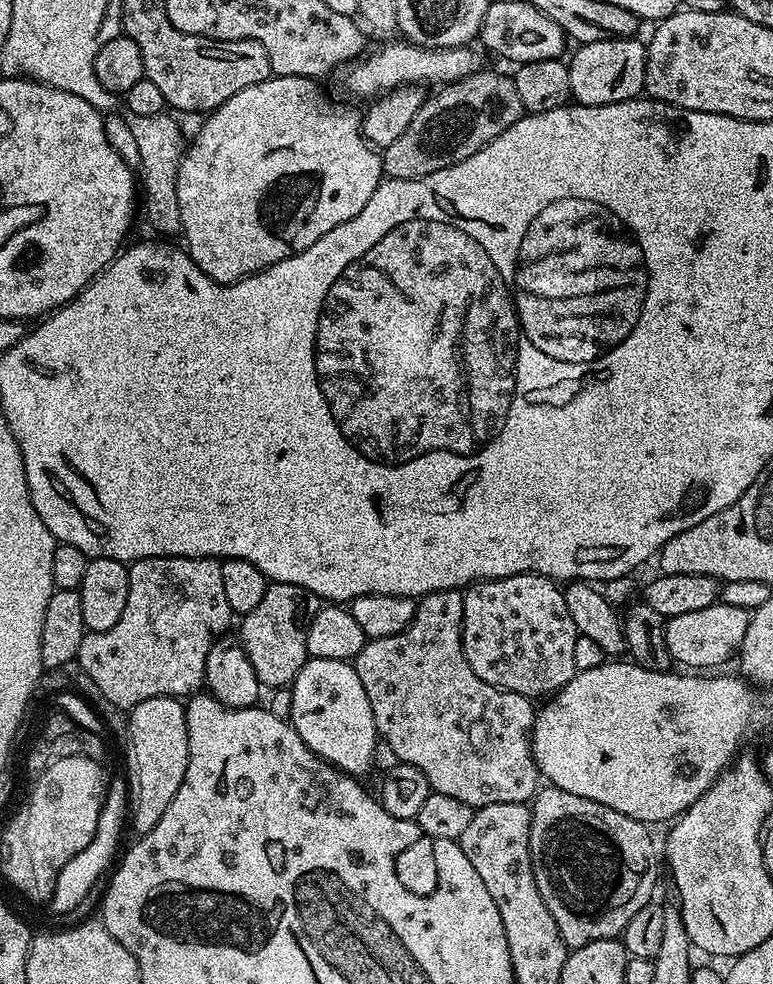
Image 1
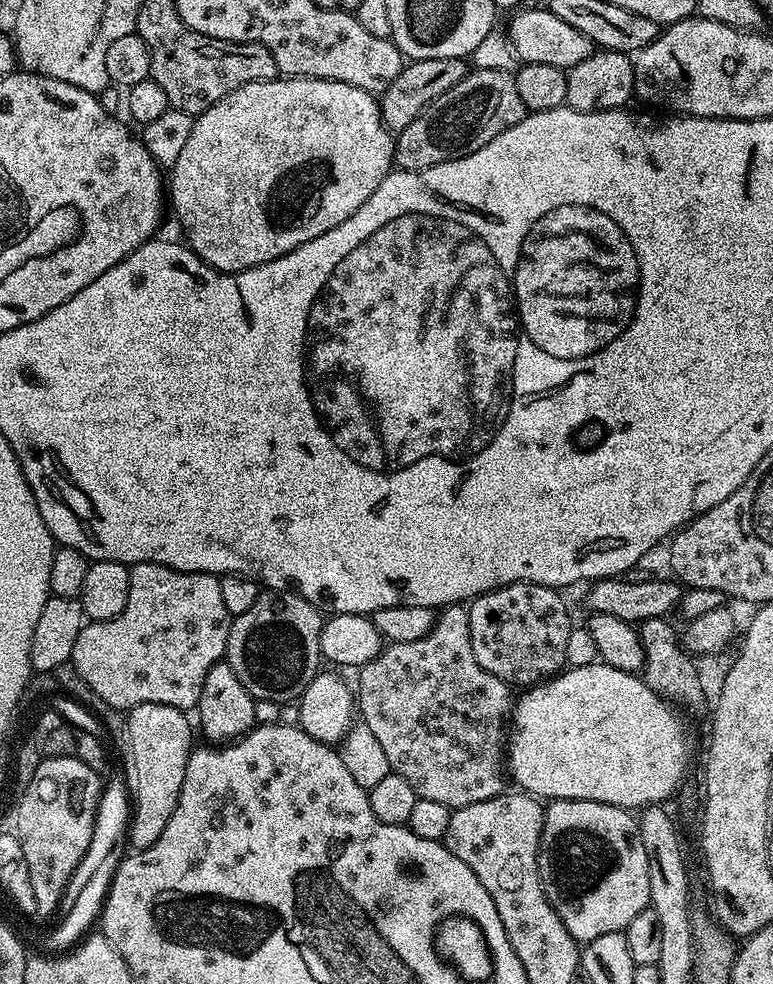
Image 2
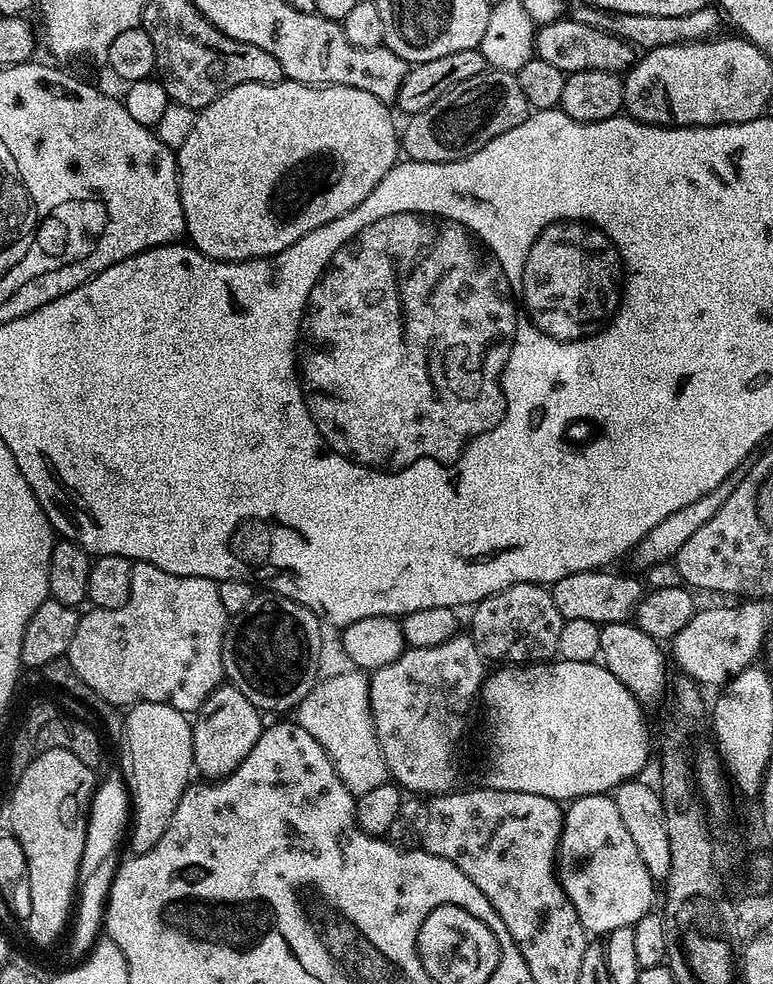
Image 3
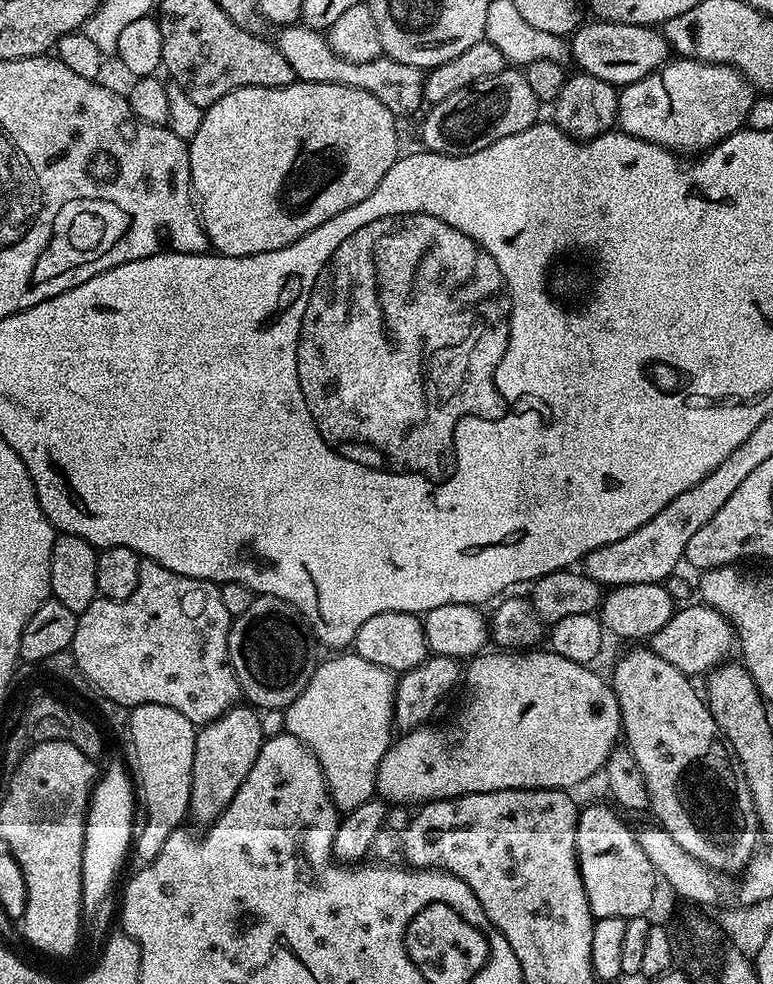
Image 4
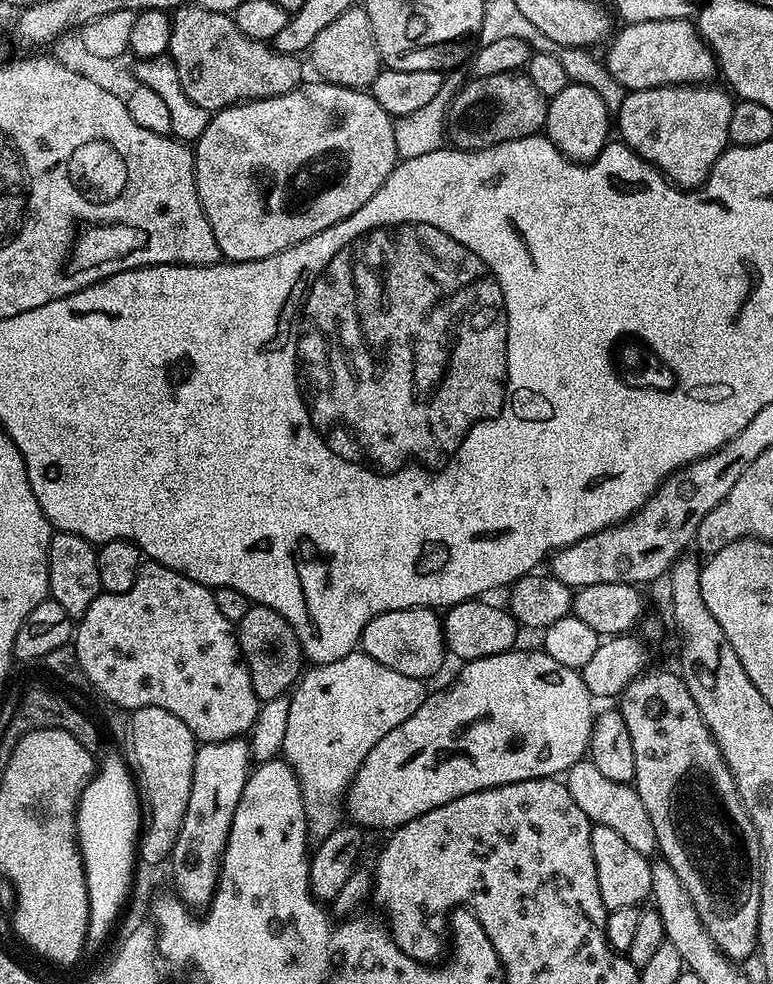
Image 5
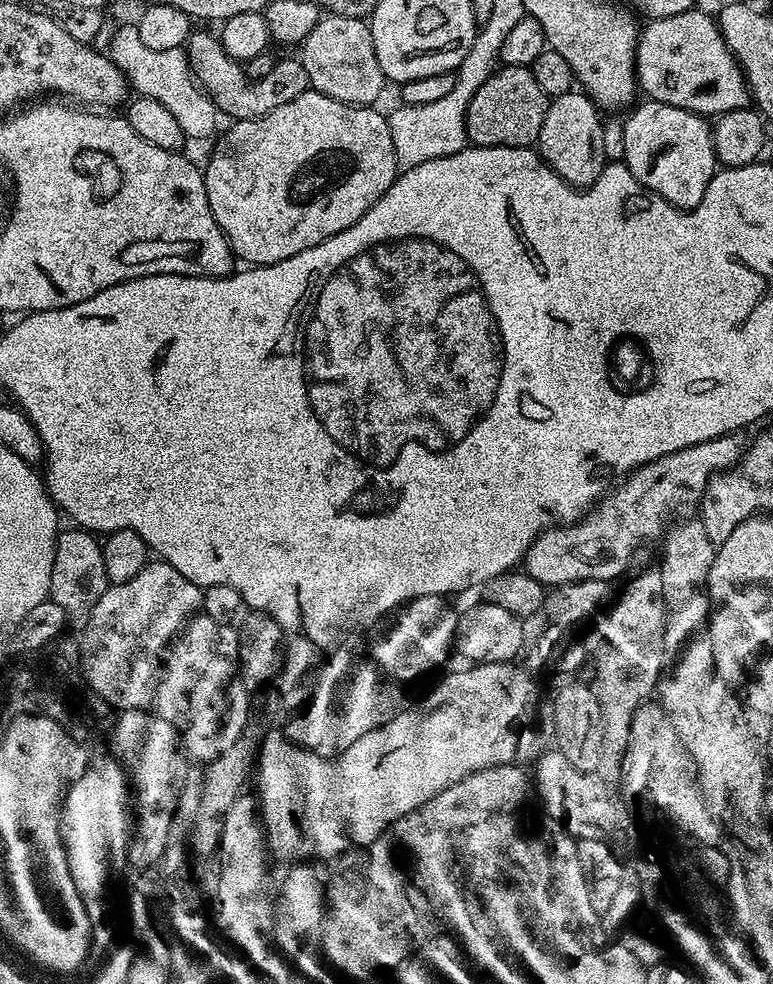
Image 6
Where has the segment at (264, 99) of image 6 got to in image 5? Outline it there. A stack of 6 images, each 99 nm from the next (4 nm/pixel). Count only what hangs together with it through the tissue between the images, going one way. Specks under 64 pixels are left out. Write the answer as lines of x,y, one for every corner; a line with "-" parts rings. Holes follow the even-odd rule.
189,3
183,8
175,9
171,17
170,46
166,55
172,60
178,72
178,79
186,98
202,106
209,114
221,112
231,104
242,104
245,100
278,98
278,94
290,94
290,90
299,88
305,79
304,68
299,64
300,60
295,55
278,52
274,47
259,40
244,38
239,41
241,44
232,44
236,22
229,13
206,10

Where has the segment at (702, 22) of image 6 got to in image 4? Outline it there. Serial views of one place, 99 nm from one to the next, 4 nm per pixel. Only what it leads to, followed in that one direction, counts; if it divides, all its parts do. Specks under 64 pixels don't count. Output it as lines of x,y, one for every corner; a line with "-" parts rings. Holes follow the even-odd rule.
599,18
581,23
572,33
572,64
583,75
602,78
602,82
610,82
617,86
633,84
646,74
658,70
669,59
670,47
663,31
647,24
615,24

